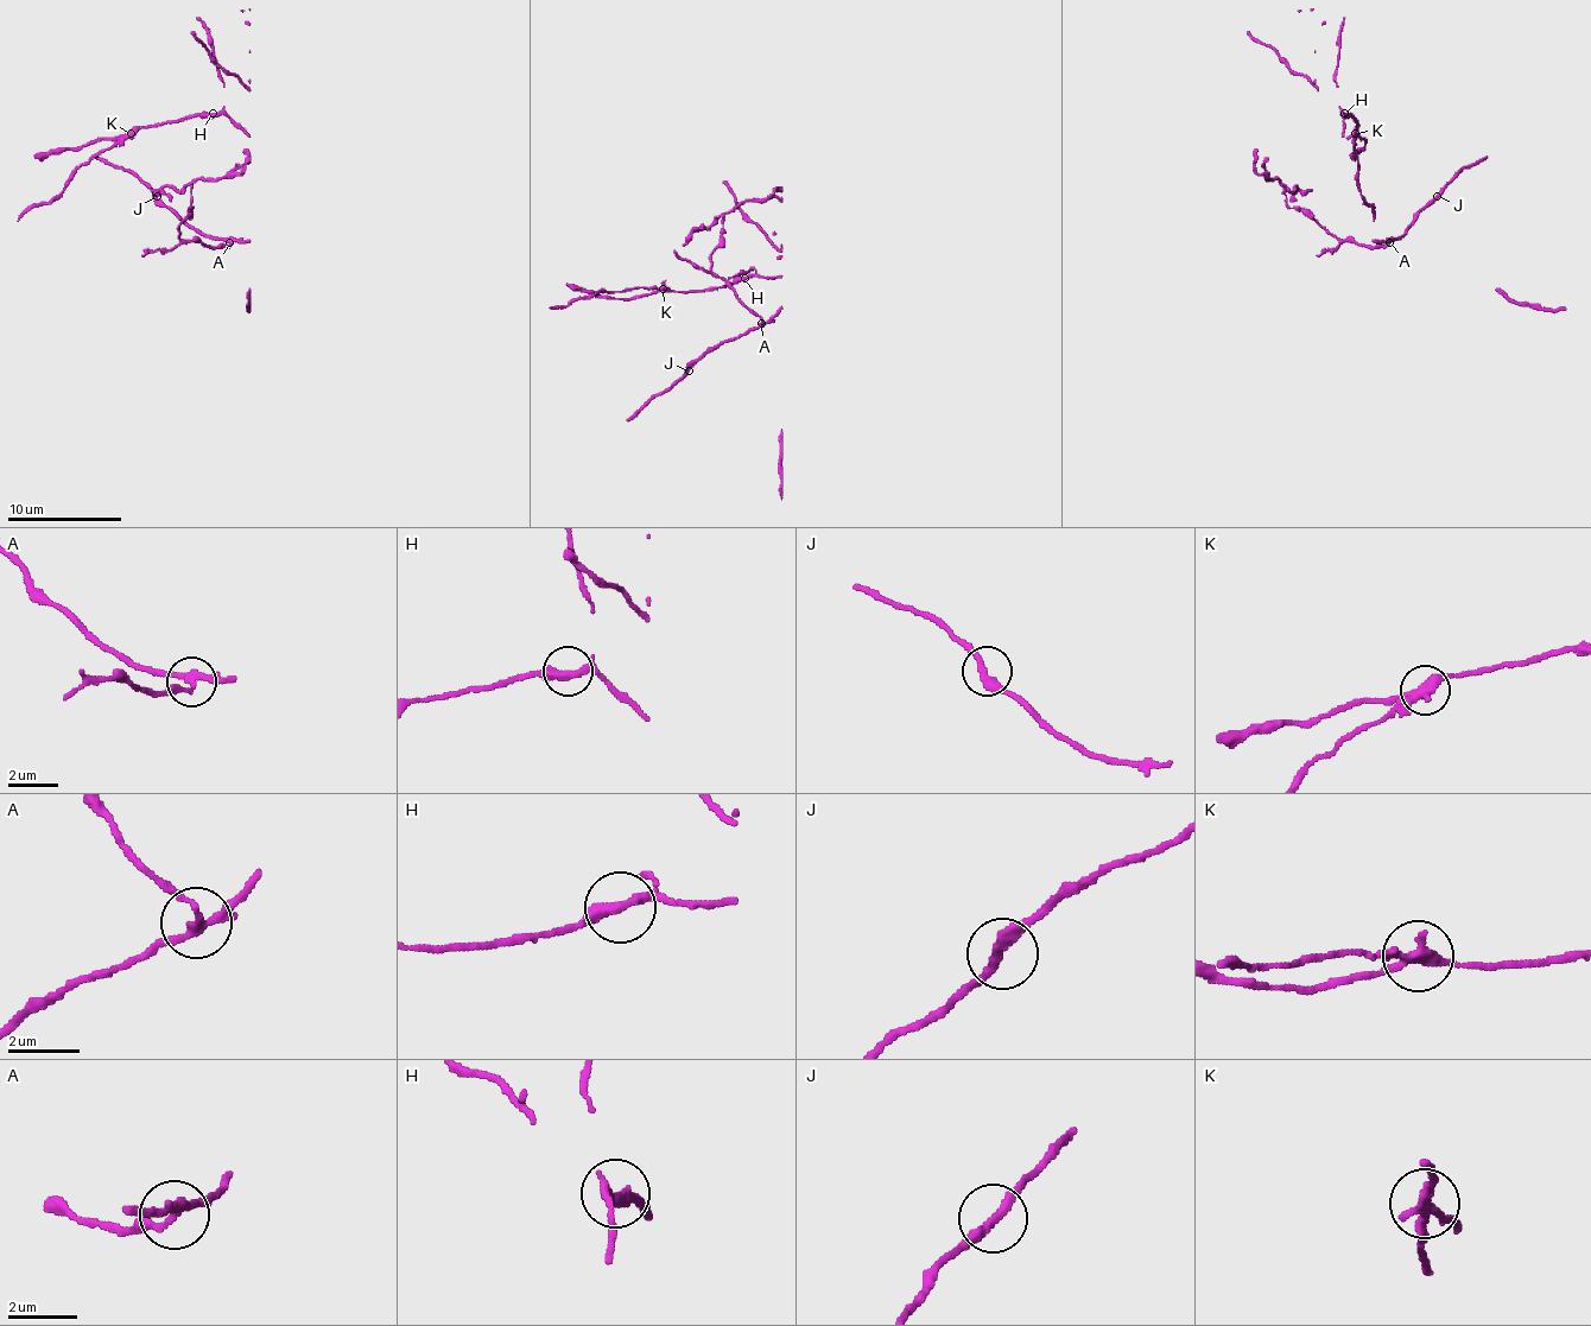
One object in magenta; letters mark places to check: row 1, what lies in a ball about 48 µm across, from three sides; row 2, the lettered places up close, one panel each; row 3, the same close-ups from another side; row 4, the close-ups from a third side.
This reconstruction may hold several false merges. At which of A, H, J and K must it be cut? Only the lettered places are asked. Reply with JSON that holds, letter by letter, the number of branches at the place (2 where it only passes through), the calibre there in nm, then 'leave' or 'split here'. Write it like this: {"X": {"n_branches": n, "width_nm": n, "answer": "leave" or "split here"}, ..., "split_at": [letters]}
{"A": {"n_branches": 3, "width_nm": 200, "answer": "split here"}, "H": {"n_branches": 3, "width_nm": 280, "answer": "leave"}, "J": {"n_branches": 2, "width_nm": 300, "answer": "leave"}, "K": {"n_branches": 3, "width_nm": 300, "answer": "split here"}, "split_at": ["A", "K"]}

